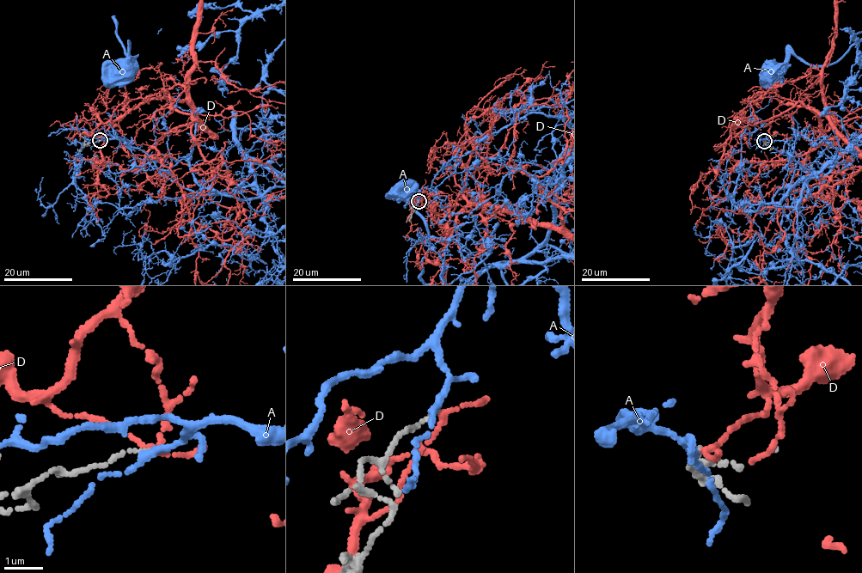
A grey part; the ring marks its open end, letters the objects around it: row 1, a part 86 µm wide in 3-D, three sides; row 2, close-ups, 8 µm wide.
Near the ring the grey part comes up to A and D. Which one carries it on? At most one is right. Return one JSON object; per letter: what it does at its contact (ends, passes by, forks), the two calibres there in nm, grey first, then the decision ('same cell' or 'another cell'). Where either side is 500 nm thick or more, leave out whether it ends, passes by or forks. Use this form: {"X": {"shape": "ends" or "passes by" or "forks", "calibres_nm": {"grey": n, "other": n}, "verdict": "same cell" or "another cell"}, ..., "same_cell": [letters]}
{"A": {"shape": "passes by", "calibres_nm": {"grey": 90, "other": 140}, "verdict": "another cell"}, "D": {"shape": "passes by", "calibres_nm": {"grey": 80, "other": 90}, "verdict": "another cell"}, "same_cell": []}

